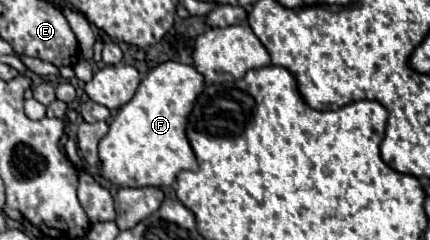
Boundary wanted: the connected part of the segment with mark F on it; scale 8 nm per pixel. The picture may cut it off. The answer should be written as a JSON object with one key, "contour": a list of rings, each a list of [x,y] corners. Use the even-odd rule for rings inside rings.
{"contour":[[[166,61],[154,67],[140,83],[134,99],[118,109],[110,131],[100,141],[100,173],[118,187],[168,187],[184,169],[198,169],[196,155],[186,137],[188,115],[204,91],[204,77],[192,65]]]}

